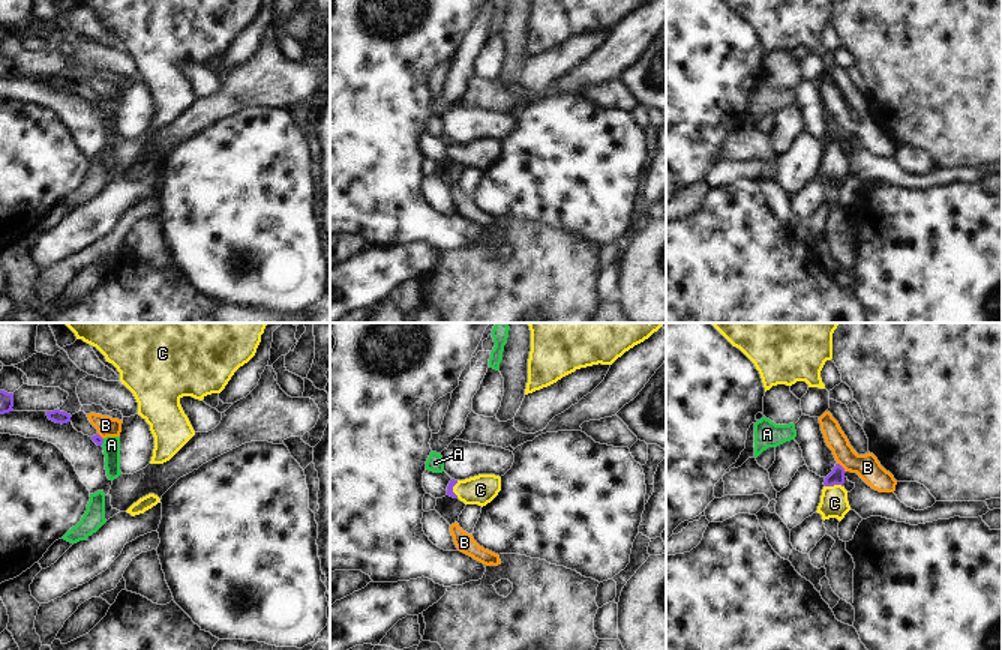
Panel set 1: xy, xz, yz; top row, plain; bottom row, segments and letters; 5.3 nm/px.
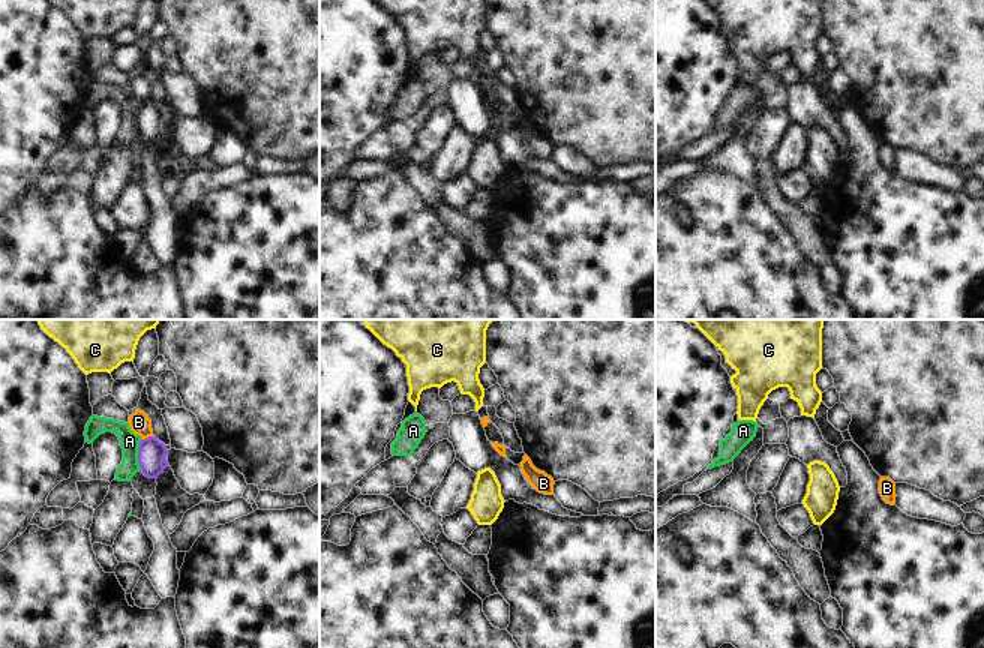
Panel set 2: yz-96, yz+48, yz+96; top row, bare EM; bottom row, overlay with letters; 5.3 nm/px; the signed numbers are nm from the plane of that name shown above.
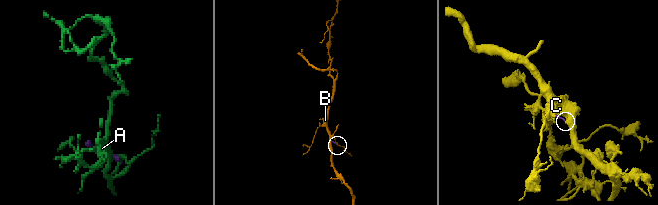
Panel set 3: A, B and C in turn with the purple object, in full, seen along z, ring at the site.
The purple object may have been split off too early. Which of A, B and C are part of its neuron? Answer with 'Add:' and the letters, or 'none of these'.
Add: C

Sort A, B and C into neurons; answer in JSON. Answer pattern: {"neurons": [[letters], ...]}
{"neurons": [["A"], ["B"], ["C"]]}

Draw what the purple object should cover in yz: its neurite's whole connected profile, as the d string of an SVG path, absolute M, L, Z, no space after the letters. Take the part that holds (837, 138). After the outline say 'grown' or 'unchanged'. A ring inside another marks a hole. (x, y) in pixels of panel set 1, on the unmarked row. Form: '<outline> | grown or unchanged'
M836 128L832 135L825 141L824 153L820 159L820 167L818 170L818 177L822 183L837 182L842 185L844 179L850 174L848 165L848 155L844 153L844 132Z | grown

